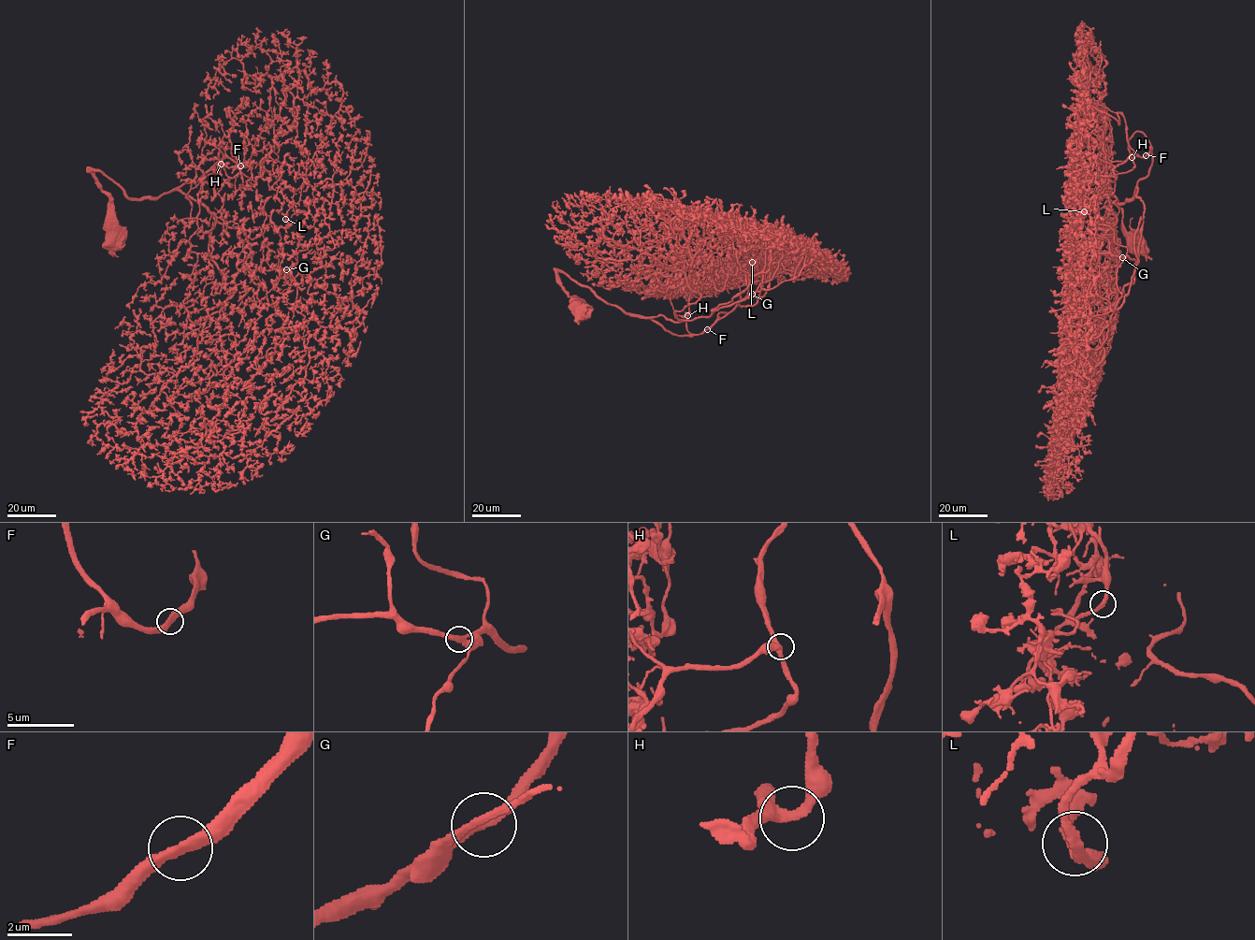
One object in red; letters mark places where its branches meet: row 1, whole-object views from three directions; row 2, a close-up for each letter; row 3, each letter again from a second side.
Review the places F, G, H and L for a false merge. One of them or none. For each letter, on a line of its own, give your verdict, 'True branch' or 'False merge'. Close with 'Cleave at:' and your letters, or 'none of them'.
F: True branch
G: True branch
H: True branch
L: True branch
Cleave at: none of them

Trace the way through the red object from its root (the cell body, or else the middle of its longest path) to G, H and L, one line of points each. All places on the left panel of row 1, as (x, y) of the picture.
G: (115, 237), (110, 199), (91, 169), (130, 197), (189, 195), (219, 222), (241, 227), (247, 268), (286, 269)
H: (115, 237), (110, 199), (91, 169), (127, 197), (154, 198), (200, 179), (224, 154), (219, 137), (221, 164)
L: (115, 237), (91, 169), (140, 199), (226, 157), (257, 164), (303, 184), (285, 219)

